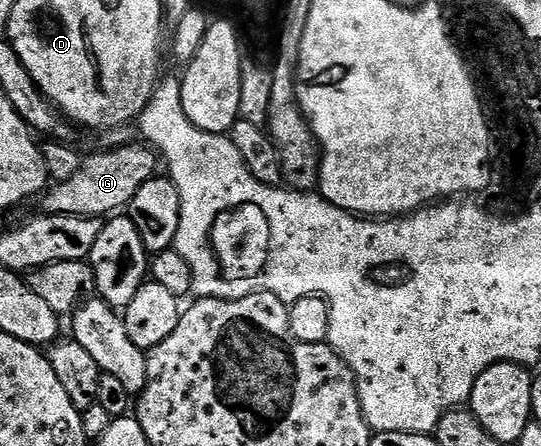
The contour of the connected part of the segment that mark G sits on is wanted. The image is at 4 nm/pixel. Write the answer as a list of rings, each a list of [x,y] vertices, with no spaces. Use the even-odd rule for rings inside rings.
[[[138,143],[127,144],[124,148],[111,148],[108,152],[95,152],[92,156],[84,155],[83,165],[71,178],[52,183],[46,189],[42,197],[42,200],[44,199],[42,211],[60,216],[107,218],[126,209],[131,203],[133,194],[137,194],[143,183],[157,172],[156,153],[146,143]]]

